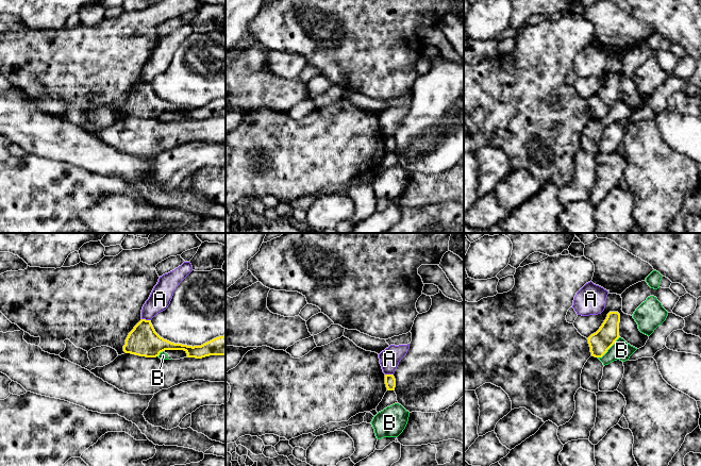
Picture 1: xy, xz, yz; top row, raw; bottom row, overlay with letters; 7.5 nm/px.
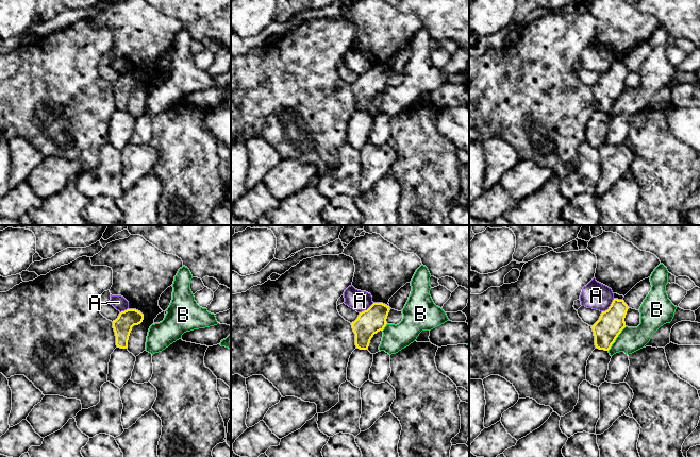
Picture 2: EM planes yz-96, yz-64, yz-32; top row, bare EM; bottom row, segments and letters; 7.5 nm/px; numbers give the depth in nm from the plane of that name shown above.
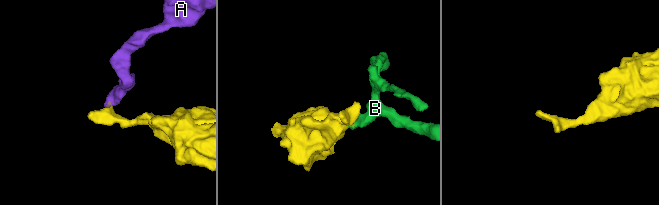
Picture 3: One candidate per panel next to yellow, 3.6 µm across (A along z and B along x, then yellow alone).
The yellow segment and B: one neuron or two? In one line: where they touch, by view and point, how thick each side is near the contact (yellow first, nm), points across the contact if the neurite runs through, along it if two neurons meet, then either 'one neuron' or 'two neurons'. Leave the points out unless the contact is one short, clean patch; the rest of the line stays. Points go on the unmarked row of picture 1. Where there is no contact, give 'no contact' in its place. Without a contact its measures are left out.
meets yellow in yz at (610, 109); 160 nm thick on the yellow side, 150 nm on the other; border along yz (619, 98), (598, 119); two neurons

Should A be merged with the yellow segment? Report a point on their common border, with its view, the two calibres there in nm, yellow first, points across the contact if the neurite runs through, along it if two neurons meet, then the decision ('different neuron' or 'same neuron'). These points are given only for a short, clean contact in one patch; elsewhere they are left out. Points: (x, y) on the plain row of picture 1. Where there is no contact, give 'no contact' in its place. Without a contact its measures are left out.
xy (145, 81) | 240/160 nm | along xy (142, 80), (150, 82) | different neuron

